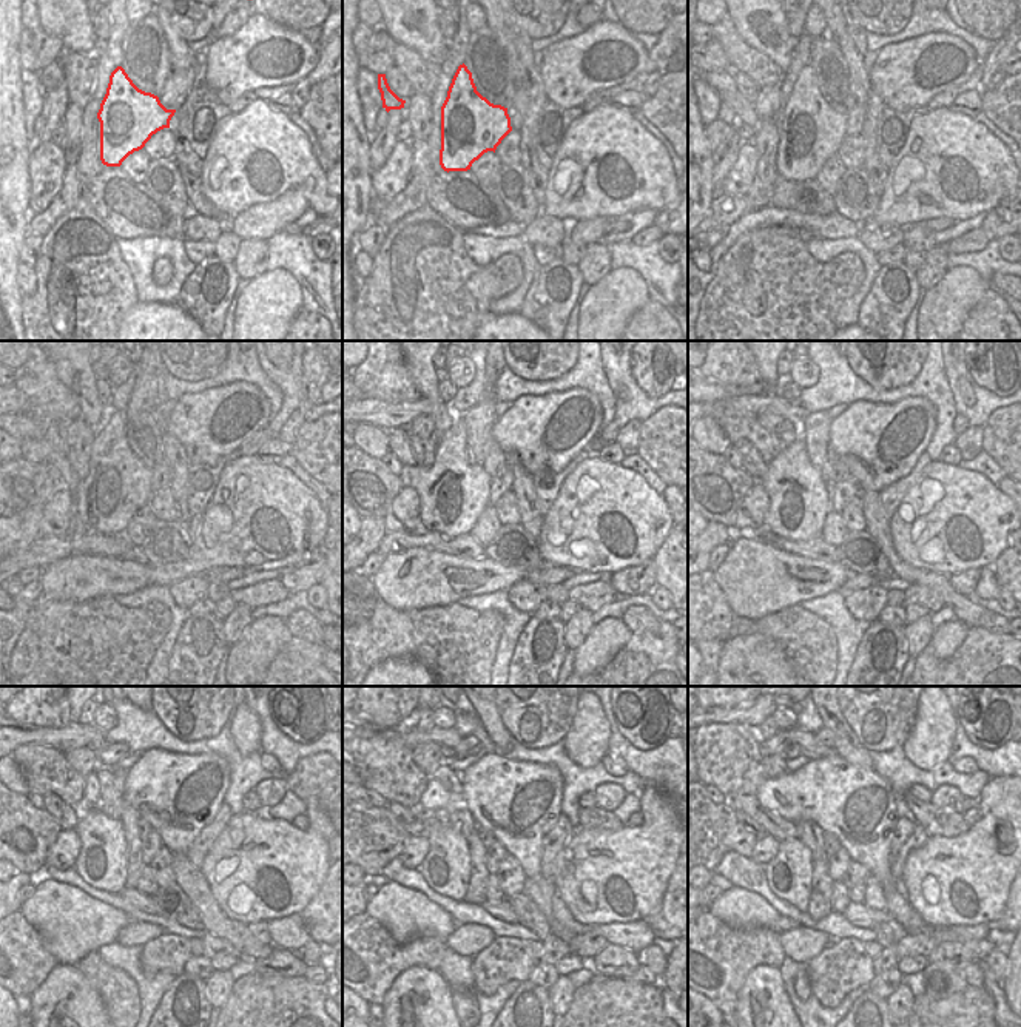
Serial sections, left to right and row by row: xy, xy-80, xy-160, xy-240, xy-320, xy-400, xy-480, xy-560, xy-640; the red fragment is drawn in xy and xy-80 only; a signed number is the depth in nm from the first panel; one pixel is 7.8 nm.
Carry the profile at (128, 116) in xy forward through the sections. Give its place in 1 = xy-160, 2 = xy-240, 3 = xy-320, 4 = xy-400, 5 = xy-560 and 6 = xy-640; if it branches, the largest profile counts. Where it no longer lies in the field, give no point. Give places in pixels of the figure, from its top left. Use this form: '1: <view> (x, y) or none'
1: xy-160 (810, 131)
2: xy-240 (117, 484)
3: xy-320 (454, 494)
4: xy-400 (799, 503)
5: xy-560 (446, 868)
6: xy-640 (790, 872)

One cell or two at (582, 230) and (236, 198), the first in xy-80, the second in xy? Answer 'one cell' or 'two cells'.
two cells

